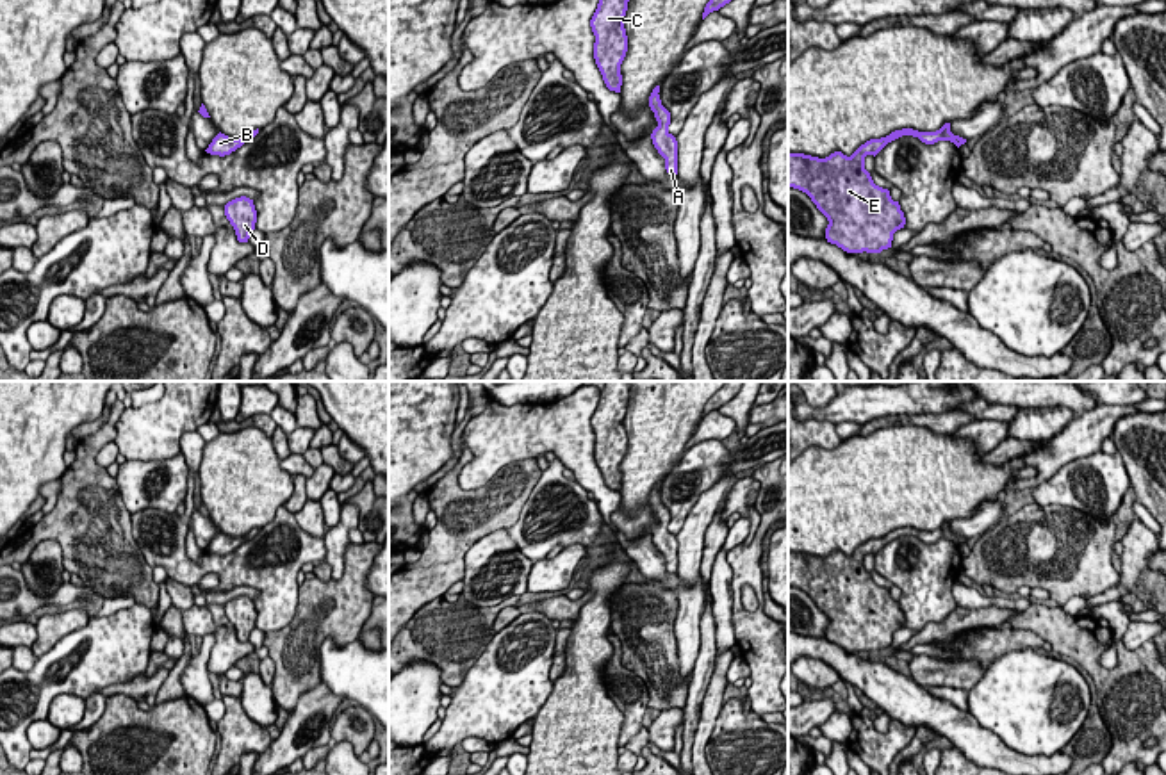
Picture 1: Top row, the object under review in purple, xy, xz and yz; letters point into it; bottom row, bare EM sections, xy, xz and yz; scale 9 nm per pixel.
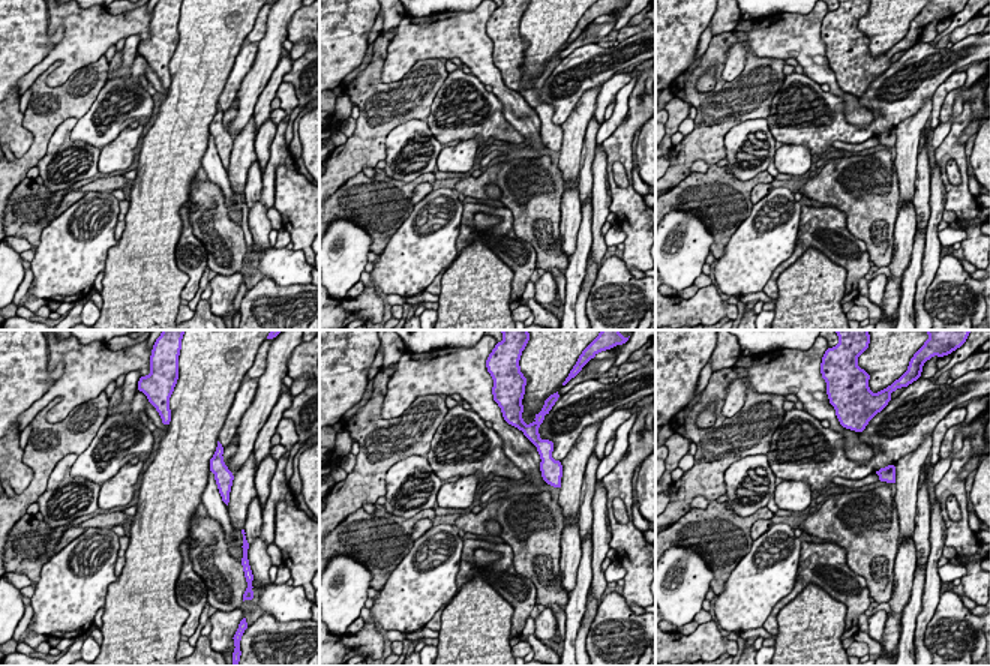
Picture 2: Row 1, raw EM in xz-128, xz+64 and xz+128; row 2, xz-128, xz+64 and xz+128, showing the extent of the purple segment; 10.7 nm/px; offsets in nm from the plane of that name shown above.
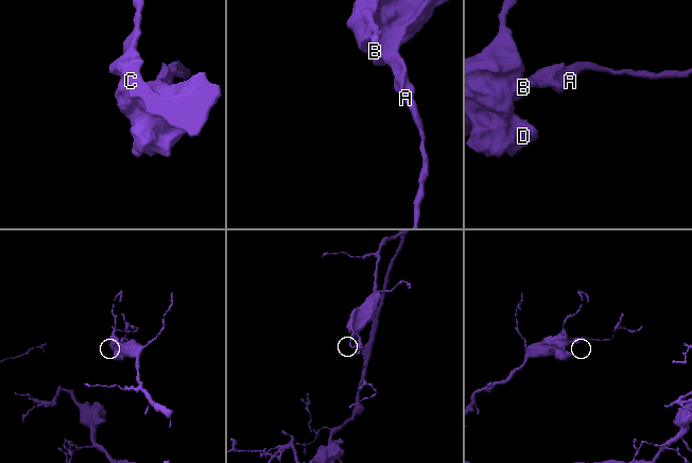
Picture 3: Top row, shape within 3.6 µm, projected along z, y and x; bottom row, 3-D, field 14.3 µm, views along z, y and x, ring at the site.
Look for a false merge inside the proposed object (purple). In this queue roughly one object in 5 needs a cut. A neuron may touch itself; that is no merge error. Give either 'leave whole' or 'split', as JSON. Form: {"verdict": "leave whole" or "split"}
{"verdict": "leave whole"}

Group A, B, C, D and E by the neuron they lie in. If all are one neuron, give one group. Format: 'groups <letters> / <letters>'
groups A B C D E

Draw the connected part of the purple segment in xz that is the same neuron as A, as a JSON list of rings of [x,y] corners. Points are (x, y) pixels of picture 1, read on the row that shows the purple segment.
[[[656,86],[649,96],[649,107],[654,112],[658,126],[653,130],[651,139],[658,153],[665,159],[665,169],[669,175],[677,175],[677,141],[669,132],[670,112],[661,105],[660,86]]]

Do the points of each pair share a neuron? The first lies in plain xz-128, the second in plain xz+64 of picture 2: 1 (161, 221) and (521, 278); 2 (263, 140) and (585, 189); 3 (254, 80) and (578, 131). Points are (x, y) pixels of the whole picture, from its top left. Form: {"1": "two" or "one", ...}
{"1": "two", "2": "two", "3": "one"}

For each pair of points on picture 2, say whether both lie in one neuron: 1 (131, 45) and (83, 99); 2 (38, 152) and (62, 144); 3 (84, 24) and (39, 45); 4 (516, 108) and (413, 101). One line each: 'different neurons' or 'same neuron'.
1: different neurons
2: different neurons
3: different neurons
4: different neurons

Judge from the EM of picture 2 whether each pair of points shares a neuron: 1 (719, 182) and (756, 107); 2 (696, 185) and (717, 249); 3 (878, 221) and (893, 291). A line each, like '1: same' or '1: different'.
1: different
2: same
3: different

